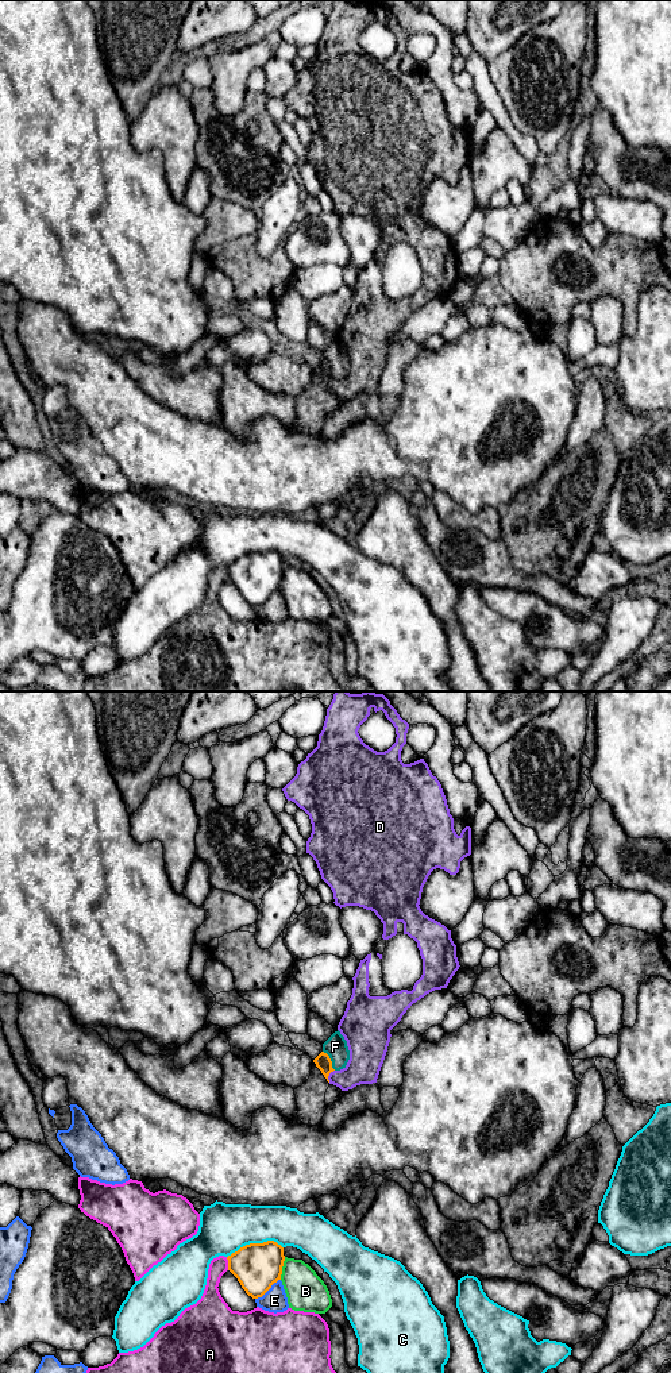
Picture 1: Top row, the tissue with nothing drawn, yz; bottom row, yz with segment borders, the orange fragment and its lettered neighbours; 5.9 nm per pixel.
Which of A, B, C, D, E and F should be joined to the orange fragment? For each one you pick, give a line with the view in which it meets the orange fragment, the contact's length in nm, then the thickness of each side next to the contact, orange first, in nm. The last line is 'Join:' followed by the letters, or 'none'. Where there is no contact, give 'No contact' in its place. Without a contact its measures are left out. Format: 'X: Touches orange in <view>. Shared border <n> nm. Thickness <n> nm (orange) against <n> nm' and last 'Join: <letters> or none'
Join: none

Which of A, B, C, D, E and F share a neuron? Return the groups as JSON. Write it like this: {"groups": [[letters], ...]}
{"groups": [["A"], ["B"], ["C"], ["D"], ["E"], ["F"]]}

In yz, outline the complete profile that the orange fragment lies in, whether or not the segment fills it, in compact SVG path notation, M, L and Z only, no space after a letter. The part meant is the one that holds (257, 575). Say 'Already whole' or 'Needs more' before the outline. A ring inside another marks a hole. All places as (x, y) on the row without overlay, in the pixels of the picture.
Already whole. M274 549L250 552L227 566L228 579L252 608L262 606L281 589L284 556Z

